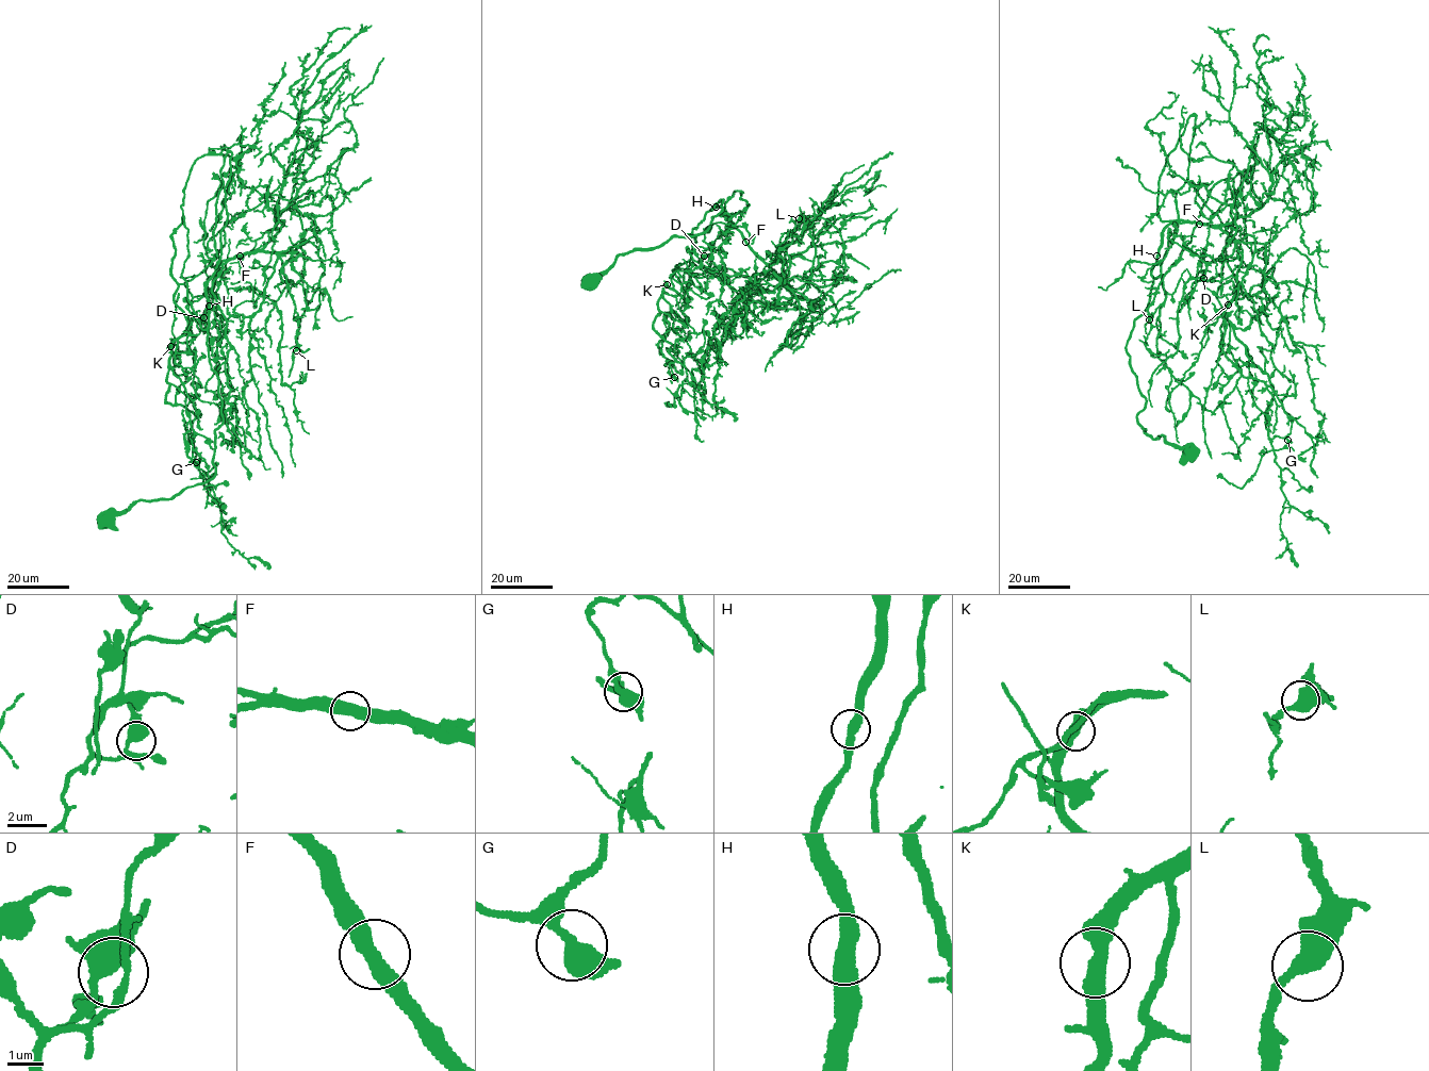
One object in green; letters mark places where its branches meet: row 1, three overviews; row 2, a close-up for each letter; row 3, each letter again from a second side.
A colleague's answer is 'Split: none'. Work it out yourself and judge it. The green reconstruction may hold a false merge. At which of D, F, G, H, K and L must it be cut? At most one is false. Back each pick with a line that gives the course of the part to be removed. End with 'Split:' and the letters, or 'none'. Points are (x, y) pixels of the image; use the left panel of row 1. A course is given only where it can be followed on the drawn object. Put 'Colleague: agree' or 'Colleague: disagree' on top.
Colleague: agree
Split: none

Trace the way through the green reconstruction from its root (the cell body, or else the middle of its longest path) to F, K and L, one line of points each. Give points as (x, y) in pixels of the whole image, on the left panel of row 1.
F: (105, 520), (215, 474), (215, 430), (223, 415), (209, 358), (206, 282), (239, 256)
K: (105, 520), (215, 474), (222, 398), (182, 276), (183, 216), (170, 275), (187, 331), (170, 346)
L: (105, 520), (215, 474), (223, 415), (206, 282), (220, 264), (277, 254), (297, 314), (296, 350)

